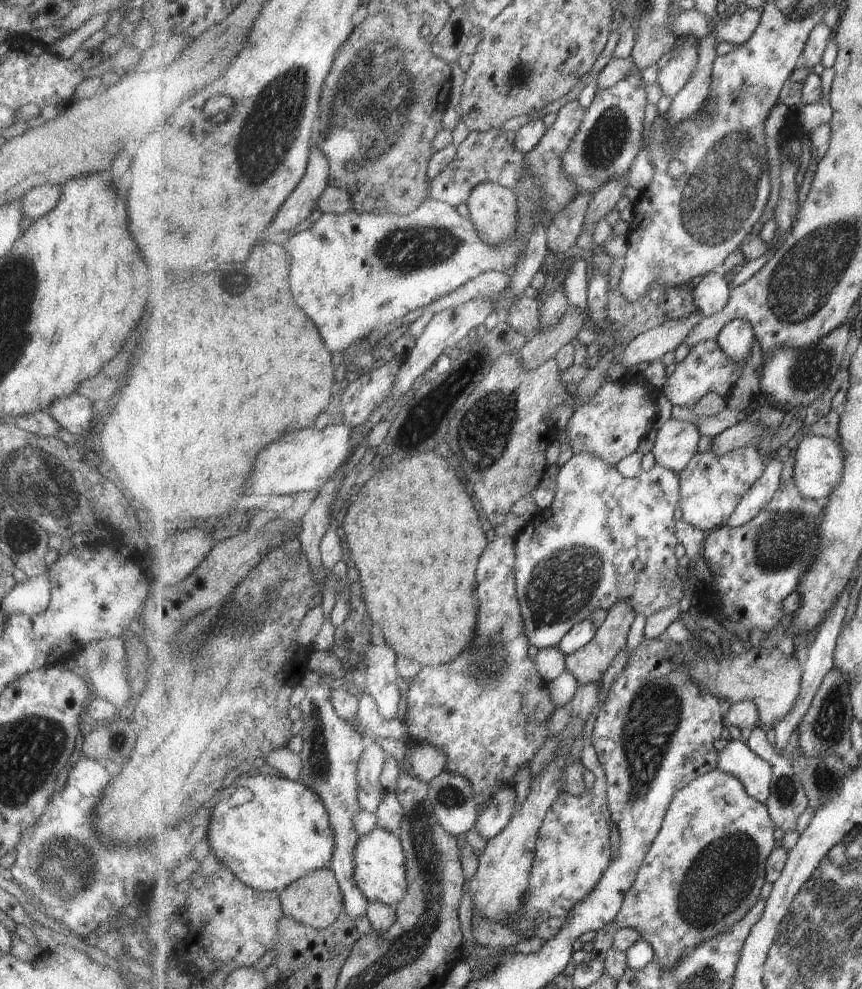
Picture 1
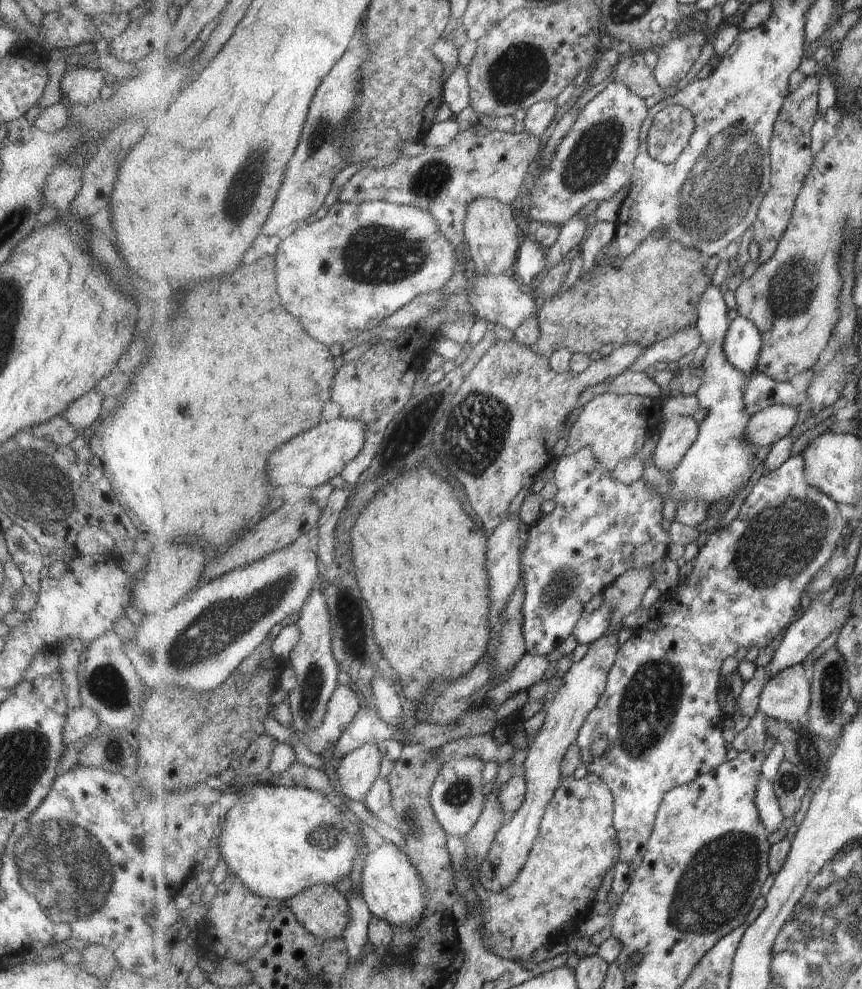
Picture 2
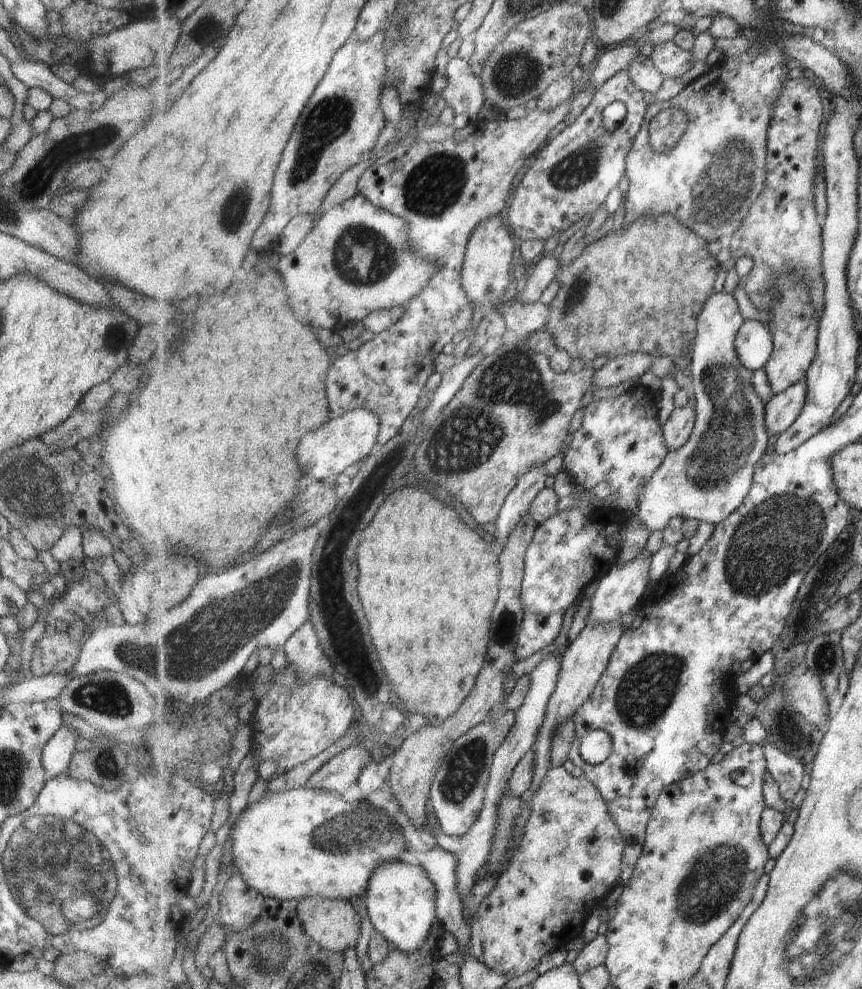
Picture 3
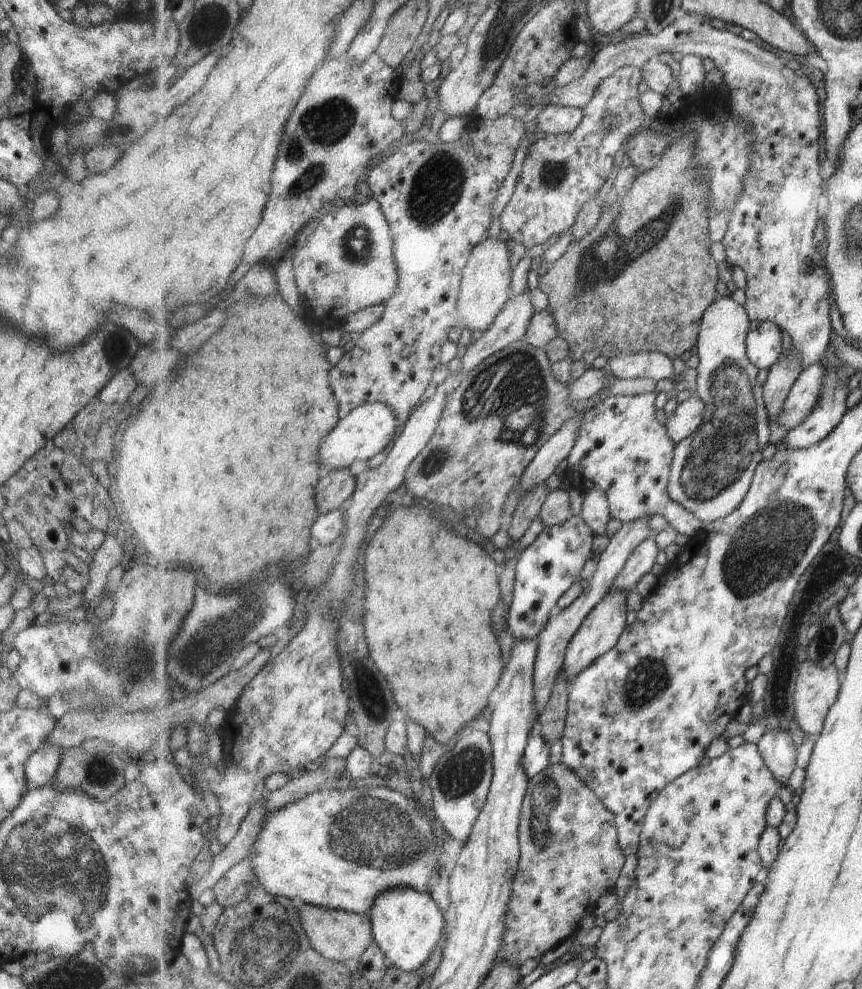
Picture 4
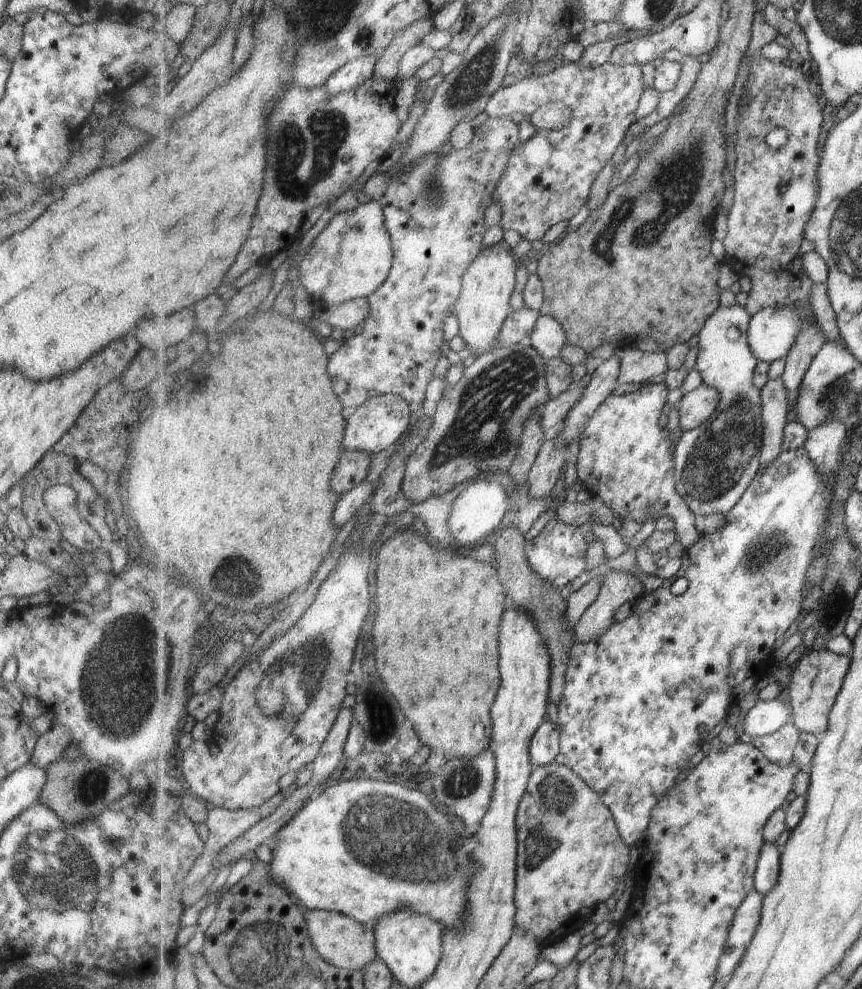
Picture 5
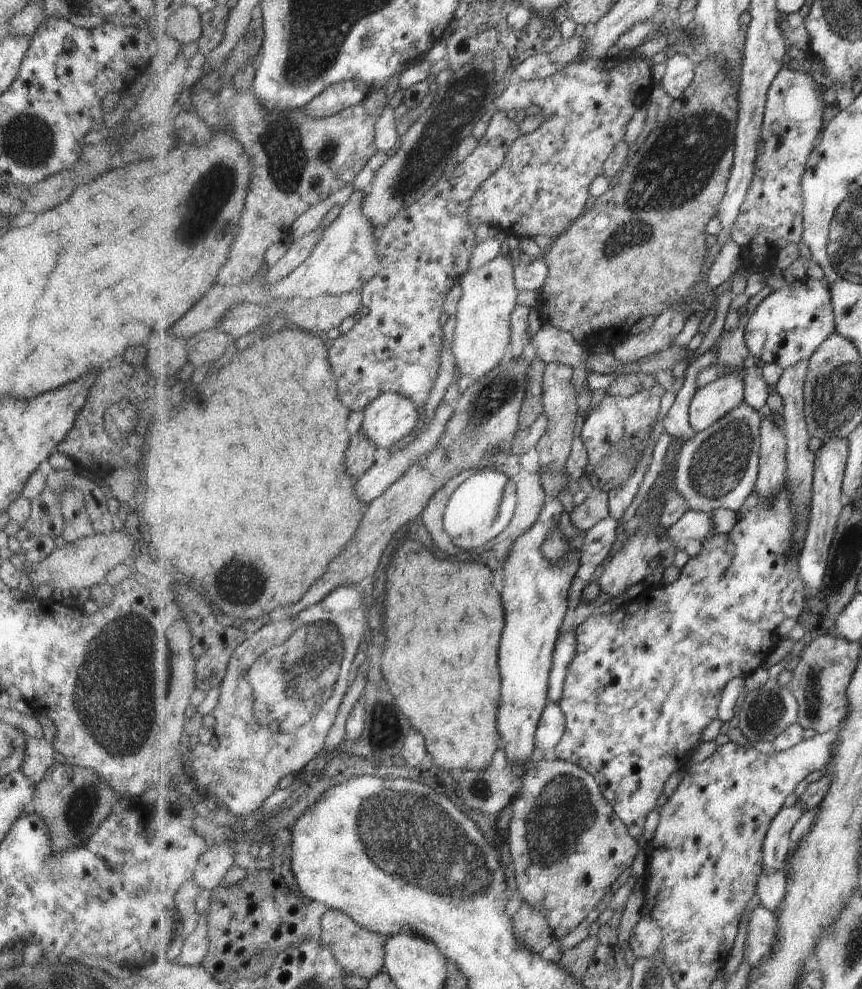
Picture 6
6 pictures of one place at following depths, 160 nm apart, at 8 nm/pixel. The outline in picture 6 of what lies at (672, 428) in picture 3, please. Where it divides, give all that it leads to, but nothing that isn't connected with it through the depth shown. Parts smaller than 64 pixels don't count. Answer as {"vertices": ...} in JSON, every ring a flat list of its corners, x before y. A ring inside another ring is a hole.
{"vertices":[[737,375,719,377,715,382,697,389,689,412,696,433,707,430,720,418,743,402,743,379]]}

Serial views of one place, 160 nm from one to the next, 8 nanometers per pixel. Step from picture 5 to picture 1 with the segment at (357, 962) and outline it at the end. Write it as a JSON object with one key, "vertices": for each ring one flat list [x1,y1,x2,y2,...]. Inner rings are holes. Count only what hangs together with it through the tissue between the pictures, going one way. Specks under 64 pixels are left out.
{"vertices":[[330,867,307,874,305,878,301,878,294,885,281,891,280,899,284,915,314,927,315,930,325,930,335,925,345,910,344,897,338,879]]}

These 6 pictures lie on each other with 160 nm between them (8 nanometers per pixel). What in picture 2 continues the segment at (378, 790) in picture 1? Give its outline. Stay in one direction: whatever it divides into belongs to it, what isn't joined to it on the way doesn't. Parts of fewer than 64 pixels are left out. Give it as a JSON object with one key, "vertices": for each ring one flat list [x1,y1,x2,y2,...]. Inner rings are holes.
{"vertices":[[368,743,347,754,336,766,339,792,355,802,365,803,367,794,381,774,381,750]]}

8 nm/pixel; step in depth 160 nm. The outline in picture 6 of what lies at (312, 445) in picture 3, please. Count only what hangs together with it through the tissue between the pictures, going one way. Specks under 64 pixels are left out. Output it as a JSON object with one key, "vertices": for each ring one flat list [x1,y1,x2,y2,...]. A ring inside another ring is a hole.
{"vertices":[[383,393,362,412,363,420,358,432,366,435,377,447,390,451,417,428,418,407,407,395]]}

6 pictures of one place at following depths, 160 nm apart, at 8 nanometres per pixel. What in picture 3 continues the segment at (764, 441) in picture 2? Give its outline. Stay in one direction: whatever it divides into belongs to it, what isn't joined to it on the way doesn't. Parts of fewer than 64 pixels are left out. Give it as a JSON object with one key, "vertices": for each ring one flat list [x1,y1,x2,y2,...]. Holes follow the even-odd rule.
{"vertices":[[807,384,792,385,787,391,774,395,767,403,765,425,769,435,784,434,801,416,806,406]]}

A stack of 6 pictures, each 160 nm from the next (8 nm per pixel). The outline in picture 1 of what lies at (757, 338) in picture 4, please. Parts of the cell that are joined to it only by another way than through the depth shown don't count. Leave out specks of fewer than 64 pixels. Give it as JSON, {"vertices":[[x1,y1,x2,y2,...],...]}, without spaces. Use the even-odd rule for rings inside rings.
{"vertices":[[736,319,724,326,716,340,733,362,745,362,751,357,755,338,752,325,745,320]]}

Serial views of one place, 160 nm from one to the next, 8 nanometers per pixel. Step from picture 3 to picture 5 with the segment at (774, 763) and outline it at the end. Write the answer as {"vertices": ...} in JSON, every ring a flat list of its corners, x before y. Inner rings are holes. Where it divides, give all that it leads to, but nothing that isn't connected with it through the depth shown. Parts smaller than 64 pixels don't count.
{"vertices":[[787,723,773,734,754,738,753,744,779,766,787,766,795,758,795,748,799,744,801,731,795,723]]}

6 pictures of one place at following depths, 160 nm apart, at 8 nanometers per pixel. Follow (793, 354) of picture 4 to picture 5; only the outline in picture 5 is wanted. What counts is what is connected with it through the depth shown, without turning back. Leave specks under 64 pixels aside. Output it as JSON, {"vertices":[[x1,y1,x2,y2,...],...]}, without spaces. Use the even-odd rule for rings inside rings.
{"vertices":[[769,379,762,388,763,438,764,445,760,454,761,466,771,464,783,452,784,432,789,422,790,401,783,379]]}

